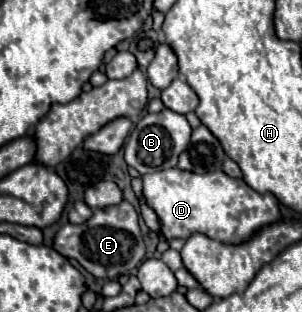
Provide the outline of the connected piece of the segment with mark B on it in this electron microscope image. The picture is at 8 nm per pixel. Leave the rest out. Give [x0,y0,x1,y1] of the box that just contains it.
[125,108,191,176]

